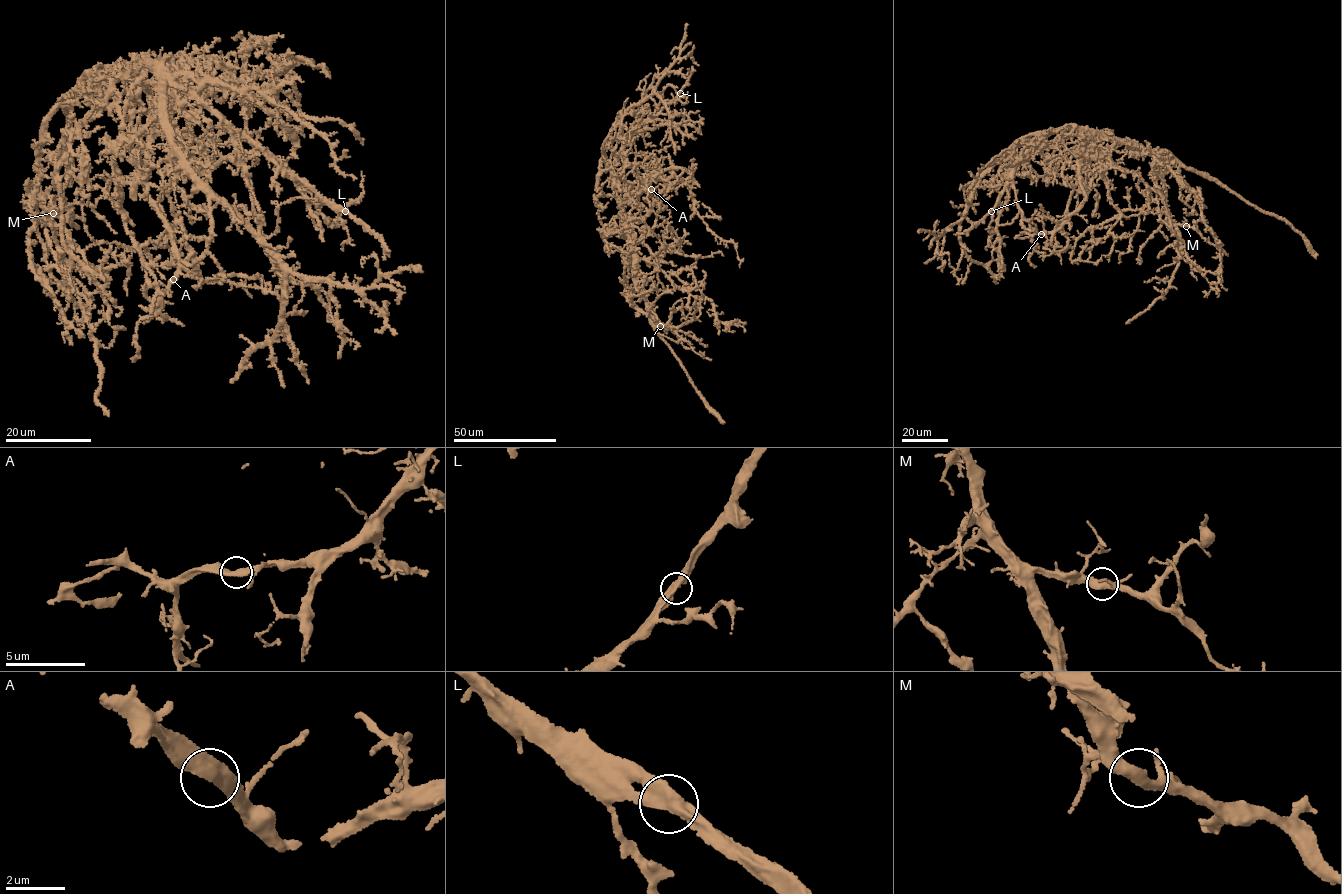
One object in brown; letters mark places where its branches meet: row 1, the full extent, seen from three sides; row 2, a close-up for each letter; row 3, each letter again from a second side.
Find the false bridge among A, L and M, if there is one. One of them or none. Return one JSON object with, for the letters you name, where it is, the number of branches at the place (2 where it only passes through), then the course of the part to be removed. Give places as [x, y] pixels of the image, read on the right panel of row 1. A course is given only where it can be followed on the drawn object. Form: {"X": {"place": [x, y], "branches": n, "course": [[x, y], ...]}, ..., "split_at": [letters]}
{"split_at": []}

